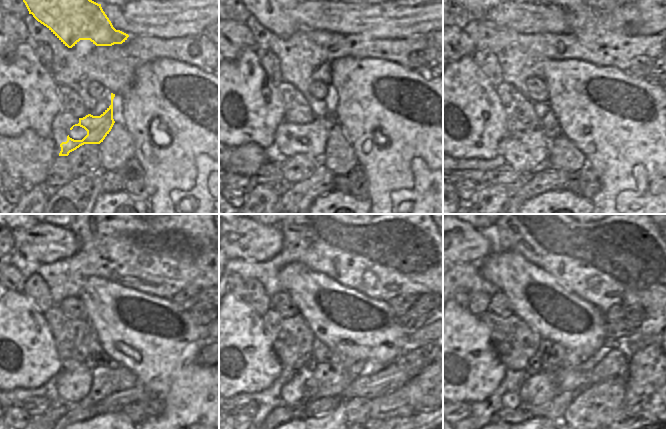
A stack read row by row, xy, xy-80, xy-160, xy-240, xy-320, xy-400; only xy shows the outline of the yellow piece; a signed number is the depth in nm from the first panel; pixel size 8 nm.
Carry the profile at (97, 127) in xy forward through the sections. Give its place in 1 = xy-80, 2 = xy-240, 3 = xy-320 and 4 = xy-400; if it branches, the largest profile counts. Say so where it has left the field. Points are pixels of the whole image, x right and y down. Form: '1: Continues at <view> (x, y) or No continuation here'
1: Continues at xy-80 (311, 138)
2: Continues at xy-240 (72, 385)
3: Continues at xy-320 (294, 392)
4: Continues at xy-400 (512, 400)

